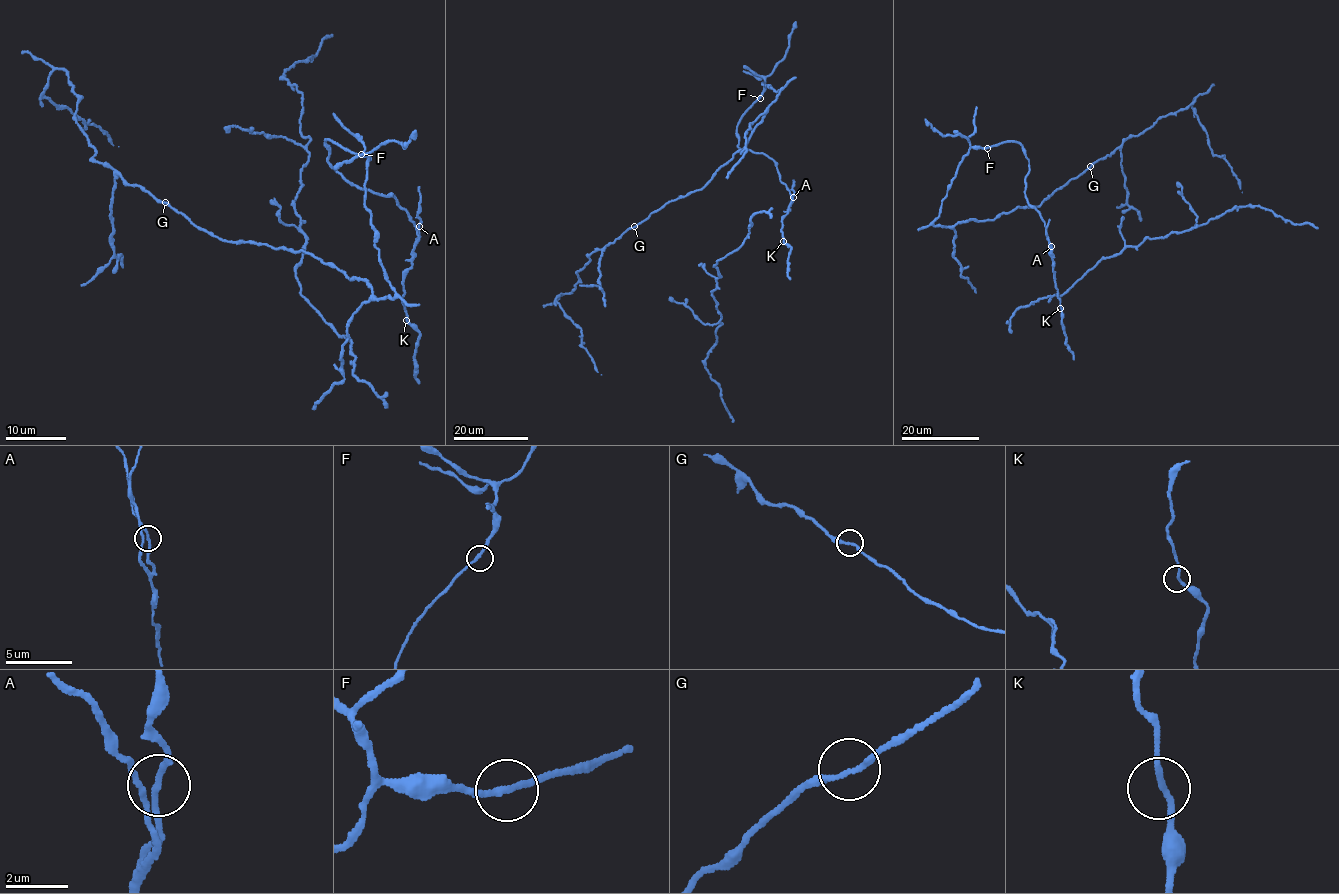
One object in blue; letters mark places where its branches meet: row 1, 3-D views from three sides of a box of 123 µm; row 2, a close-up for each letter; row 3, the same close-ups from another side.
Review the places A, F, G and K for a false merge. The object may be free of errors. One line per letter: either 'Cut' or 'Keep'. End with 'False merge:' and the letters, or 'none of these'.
A: Keep
F: Keep
G: Keep
K: Keep
False merge: none of these

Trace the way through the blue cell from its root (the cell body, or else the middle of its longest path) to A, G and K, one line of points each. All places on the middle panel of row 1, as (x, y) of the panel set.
A: (759, 97), (736, 127), (737, 147), (772, 158), (779, 179), (793, 197)
G: (759, 97), (763, 83), (774, 92), (780, 89), (744, 147), (702, 188), (668, 201), (634, 226)
K: (759, 97), (736, 127), (737, 147), (772, 158), (779, 179), (791, 195), (788, 210), (782, 220), (783, 241)

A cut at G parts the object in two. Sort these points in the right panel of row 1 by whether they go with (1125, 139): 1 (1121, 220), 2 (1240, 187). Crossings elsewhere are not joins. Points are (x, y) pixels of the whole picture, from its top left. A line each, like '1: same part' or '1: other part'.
1: other part
2: same part

